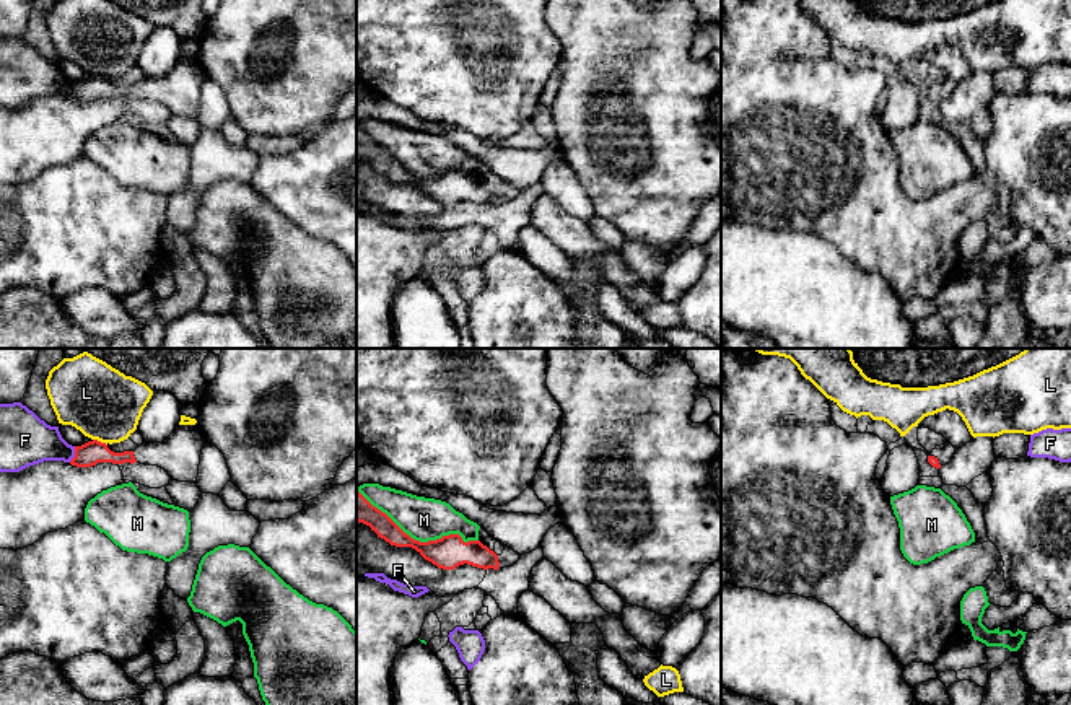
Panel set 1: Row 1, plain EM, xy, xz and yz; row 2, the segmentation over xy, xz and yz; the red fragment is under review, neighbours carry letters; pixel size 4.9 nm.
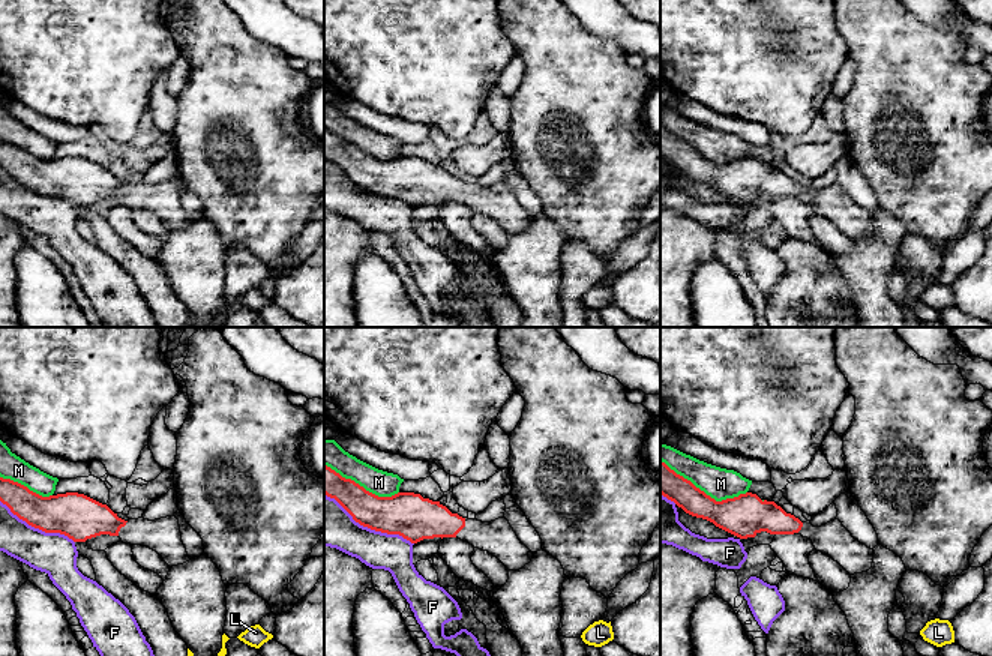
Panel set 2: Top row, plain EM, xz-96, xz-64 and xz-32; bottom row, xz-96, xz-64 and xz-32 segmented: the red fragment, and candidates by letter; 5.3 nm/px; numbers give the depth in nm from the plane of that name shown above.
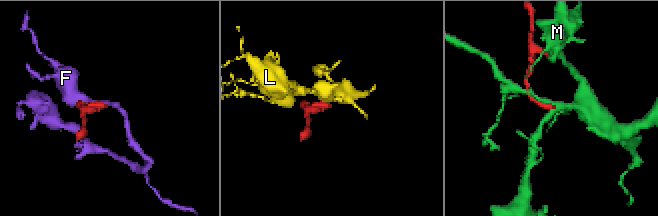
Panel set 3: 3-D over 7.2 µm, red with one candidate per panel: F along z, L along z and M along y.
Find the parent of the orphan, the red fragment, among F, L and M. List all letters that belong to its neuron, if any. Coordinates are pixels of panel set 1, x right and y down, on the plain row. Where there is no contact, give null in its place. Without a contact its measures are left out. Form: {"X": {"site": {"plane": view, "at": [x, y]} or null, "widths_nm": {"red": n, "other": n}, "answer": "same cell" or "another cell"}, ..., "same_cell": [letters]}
{"F": {"site": {"plane": "xy", "at": [75, 90]}, "widths_nm": {"red": 120, "other": 240}, "answer": "another cell"}, "L": {"site": {"plane": "xy", "at": [100, 77]}, "widths_nm": {"red": 120, "other": 360}, "answer": "another cell"}, "M": {"site": {"plane": "xz", "at": [417, 176]}, "widths_nm": {"red": 160, "other": 220}, "answer": "another cell"}, "same_cell": []}

